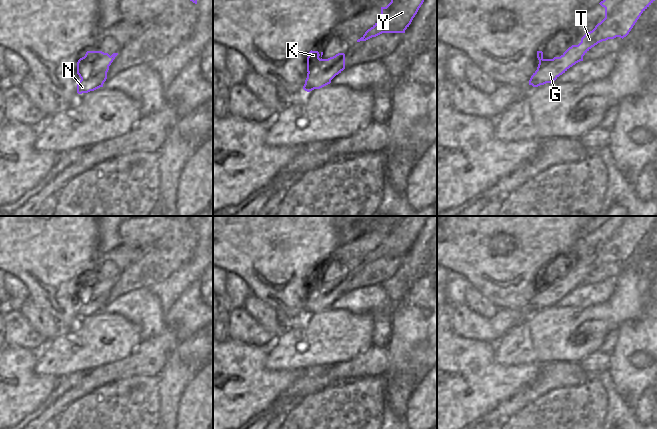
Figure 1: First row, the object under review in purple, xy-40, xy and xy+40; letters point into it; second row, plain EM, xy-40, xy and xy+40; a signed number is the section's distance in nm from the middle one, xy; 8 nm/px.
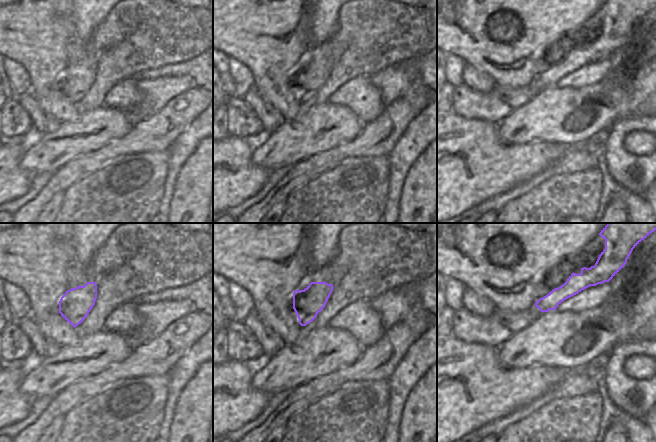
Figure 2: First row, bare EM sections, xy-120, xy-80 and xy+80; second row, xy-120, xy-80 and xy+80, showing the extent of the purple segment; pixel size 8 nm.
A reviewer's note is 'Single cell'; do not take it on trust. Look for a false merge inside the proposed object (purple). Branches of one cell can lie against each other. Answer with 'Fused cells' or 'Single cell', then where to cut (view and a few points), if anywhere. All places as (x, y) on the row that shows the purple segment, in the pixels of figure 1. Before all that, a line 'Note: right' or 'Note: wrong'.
Note: right
Single cell. No split

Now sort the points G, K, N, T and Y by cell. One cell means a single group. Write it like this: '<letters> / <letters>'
G K N T Y

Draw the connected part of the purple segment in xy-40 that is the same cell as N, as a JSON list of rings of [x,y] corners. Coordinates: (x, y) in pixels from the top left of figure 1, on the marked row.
[[[87,51],[77,62],[77,74],[81,78],[77,84],[77,93],[88,93],[103,87],[109,66],[117,55],[118,53],[110,56],[102,51]]]

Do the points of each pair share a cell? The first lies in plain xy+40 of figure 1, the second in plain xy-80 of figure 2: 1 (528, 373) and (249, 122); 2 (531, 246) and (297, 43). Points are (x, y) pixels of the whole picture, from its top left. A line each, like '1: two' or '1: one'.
1: two
2: one

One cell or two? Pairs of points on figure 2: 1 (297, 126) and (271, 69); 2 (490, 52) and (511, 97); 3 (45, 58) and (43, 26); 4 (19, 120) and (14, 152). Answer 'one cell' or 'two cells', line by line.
1: two cells
2: two cells
3: one cell
4: two cells

